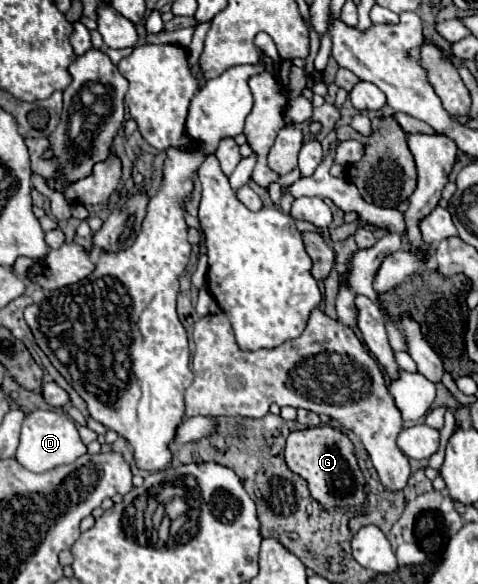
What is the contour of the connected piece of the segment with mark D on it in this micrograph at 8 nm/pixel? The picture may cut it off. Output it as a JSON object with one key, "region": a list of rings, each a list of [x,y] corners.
{"region":[[[32,411],[26,415],[20,433],[20,445],[16,449],[16,461],[34,473],[50,471],[58,465],[66,465],[76,461],[86,453],[86,445],[80,441],[78,429],[74,421],[56,411]]]}

